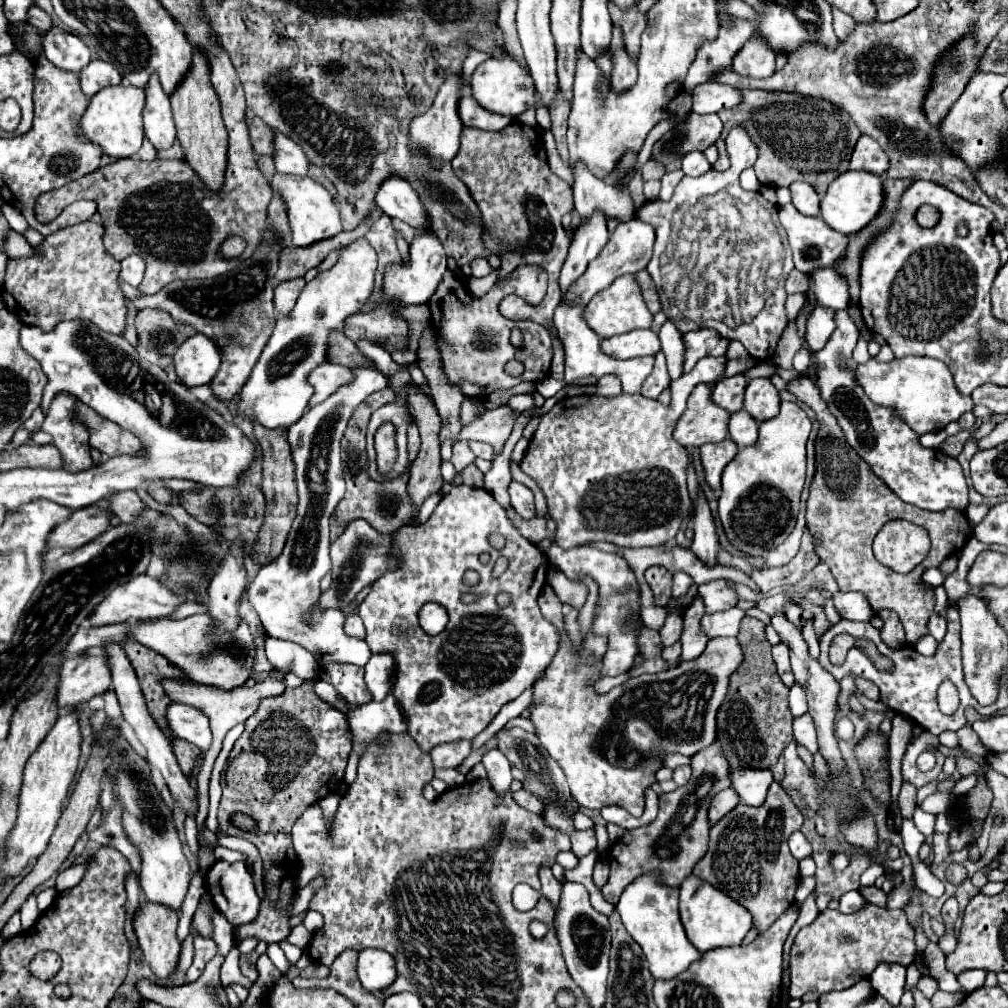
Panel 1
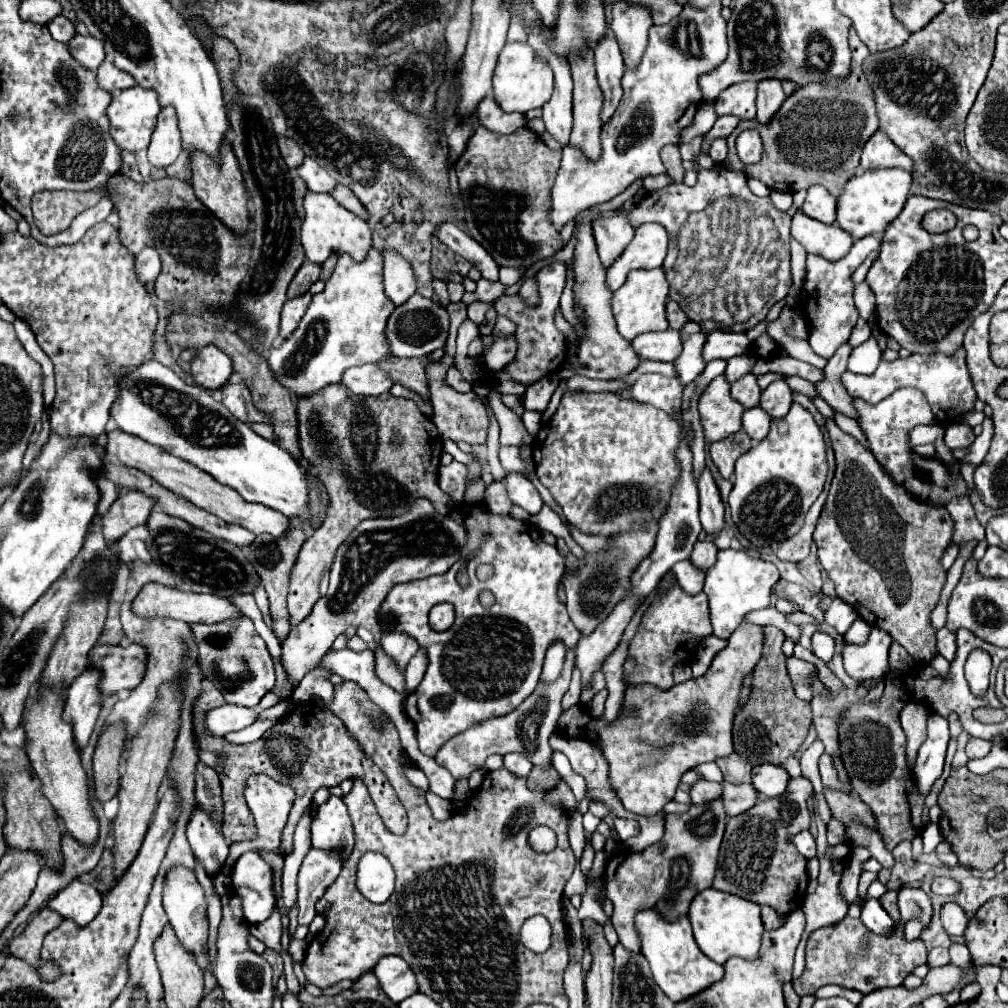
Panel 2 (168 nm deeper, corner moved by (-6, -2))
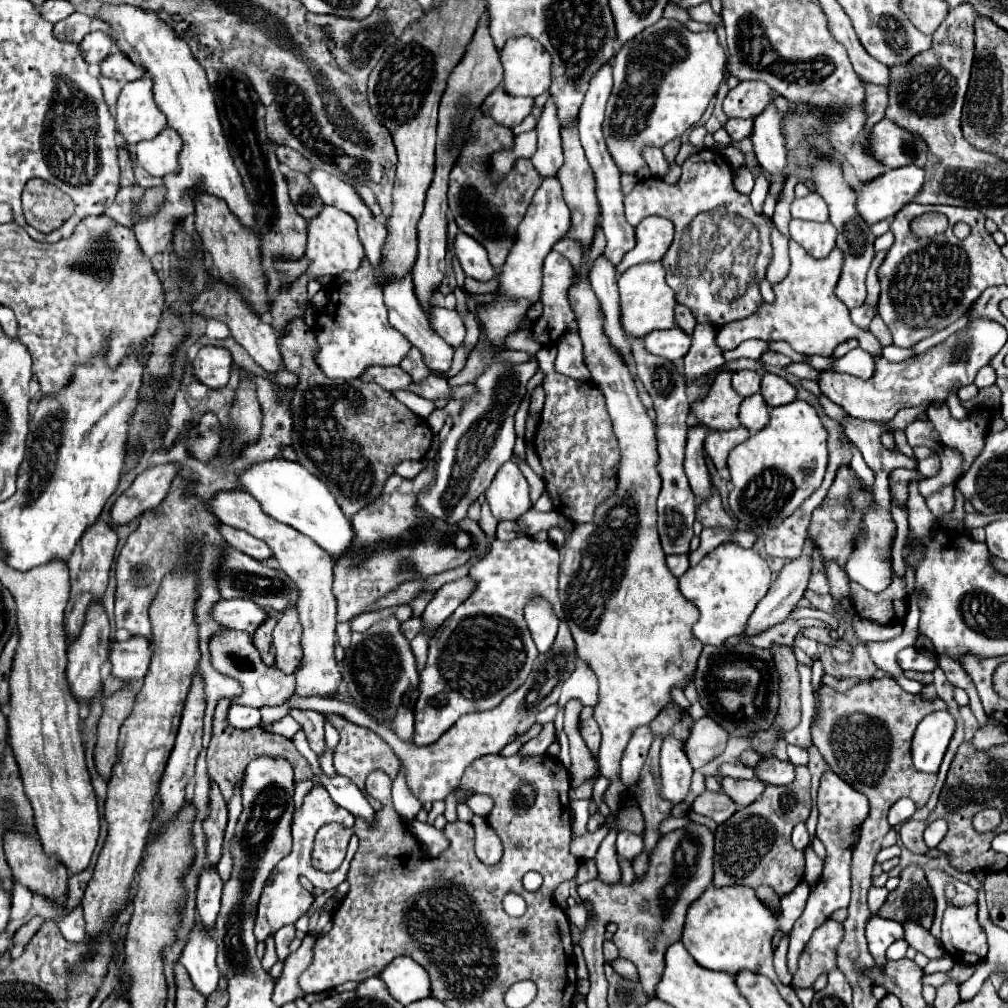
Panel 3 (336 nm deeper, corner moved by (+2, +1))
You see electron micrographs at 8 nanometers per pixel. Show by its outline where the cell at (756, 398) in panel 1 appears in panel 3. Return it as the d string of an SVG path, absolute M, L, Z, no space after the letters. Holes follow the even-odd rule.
M766 373L762 377L760 393L764 401L768 403L768 407L778 407L778 405L784 405L796 399L796 389L786 379L772 375L772 373Z

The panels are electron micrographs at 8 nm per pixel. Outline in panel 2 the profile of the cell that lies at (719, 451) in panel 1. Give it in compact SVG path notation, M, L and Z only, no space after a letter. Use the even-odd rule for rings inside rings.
M744 430L736 432L736 434L732 434L732 436L724 438L724 440L718 440L718 442L714 442L710 446L712 460L714 460L714 464L718 466L718 470L720 470L720 474L724 478L730 478L732 476L736 460L744 452L748 452L750 446L752 446L752 440L750 440L750 436Z

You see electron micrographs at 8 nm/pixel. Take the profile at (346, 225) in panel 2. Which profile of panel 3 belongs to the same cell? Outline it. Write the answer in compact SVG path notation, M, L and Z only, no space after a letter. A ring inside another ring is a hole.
M322 205L320 213L308 221L306 257L310 259L308 275L312 277L322 277L322 275L338 277L342 271L356 271L360 267L360 261L364 259L364 247L356 231L354 217L332 205Z

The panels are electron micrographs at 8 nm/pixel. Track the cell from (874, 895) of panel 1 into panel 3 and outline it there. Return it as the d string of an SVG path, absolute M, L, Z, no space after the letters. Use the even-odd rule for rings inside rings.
M906 867L906 875L900 875L900 885L888 893L880 907L880 917L898 923L912 919L930 929L934 919L934 897L920 867Z

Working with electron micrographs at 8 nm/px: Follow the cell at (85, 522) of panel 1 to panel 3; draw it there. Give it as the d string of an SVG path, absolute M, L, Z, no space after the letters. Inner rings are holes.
M174 463L156 465L140 473L132 485L116 499L110 509L110 519L116 525L126 525L138 519L146 509L158 507L168 495L178 467Z

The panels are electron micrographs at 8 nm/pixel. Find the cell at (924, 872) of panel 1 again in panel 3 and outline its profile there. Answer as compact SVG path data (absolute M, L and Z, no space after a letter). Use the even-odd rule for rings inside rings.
M948 905L942 919L942 937L944 949L956 957L956 961L978 963L988 953L986 933L978 923L976 905L956 907Z

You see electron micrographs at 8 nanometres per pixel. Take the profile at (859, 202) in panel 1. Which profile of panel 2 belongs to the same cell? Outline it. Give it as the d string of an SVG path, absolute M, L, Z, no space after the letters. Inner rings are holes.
M900 168L892 170L866 170L848 180L844 194L838 198L838 218L836 224L850 232L856 240L868 234L884 232L886 226L902 212L912 184L912 172Z

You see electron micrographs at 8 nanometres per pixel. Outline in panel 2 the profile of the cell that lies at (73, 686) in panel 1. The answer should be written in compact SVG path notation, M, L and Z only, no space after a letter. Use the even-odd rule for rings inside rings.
M130 644L128 648L96 646L96 648L92 648L88 660L90 660L90 664L94 664L96 668L102 670L100 692L102 694L118 694L120 690L134 690L140 684L140 680L144 678L146 662L148 662L148 652L144 652L144 648L140 648L140 644Z

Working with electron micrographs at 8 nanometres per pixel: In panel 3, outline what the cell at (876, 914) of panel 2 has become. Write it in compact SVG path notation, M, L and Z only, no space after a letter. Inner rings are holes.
M870 915L868 923L866 923L866 939L868 939L870 953L872 953L874 961L878 963L878 967L884 965L888 945L900 937L904 937L904 929L900 923L882 919L878 915Z

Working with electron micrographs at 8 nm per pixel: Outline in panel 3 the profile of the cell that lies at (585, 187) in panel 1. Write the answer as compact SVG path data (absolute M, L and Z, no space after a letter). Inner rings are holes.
M598 255L590 269L590 283L592 289L600 301L602 313L604 313L604 325L606 335L610 337L610 343L616 351L624 355L624 359L630 359L630 345L624 341L624 331L620 327L620 305L618 305L618 285L616 285L616 271L614 263L608 261L608 257Z

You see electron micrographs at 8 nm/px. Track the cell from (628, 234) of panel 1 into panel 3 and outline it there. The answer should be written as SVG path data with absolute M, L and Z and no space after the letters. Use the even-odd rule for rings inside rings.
M646 217L636 227L636 247L630 249L616 265L616 273L622 275L636 263L660 261L674 239L674 225L664 217Z

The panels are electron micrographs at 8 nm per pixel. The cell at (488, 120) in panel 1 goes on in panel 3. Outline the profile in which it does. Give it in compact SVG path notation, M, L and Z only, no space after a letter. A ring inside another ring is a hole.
M494 89L486 101L482 103L482 113L492 117L496 123L504 125L504 127L514 127L518 123L522 123L522 119L526 115L530 115L534 105L534 99L524 99L524 97L508 97L504 93L504 89Z

